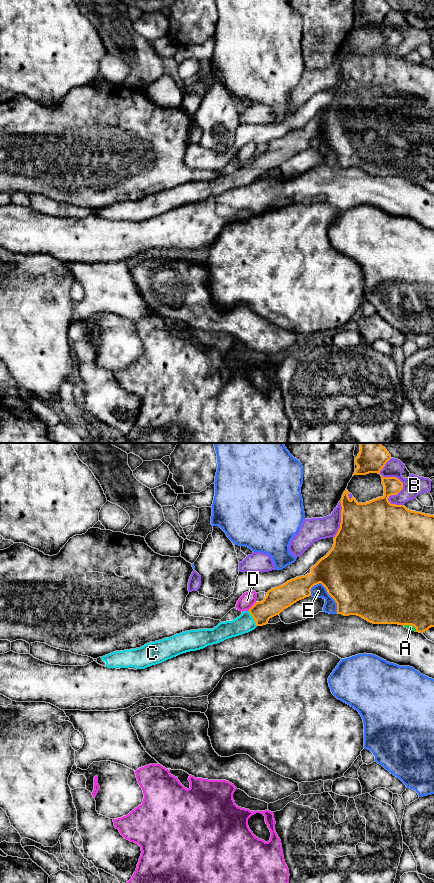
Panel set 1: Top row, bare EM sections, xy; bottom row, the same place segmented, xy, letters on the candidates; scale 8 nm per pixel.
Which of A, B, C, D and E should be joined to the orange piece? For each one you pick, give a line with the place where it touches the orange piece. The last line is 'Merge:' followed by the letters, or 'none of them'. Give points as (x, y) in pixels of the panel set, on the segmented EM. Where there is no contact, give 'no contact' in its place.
C: contact xy (253, 618)
Merge: C

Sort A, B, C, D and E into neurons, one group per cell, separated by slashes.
A / B / C / D / E

